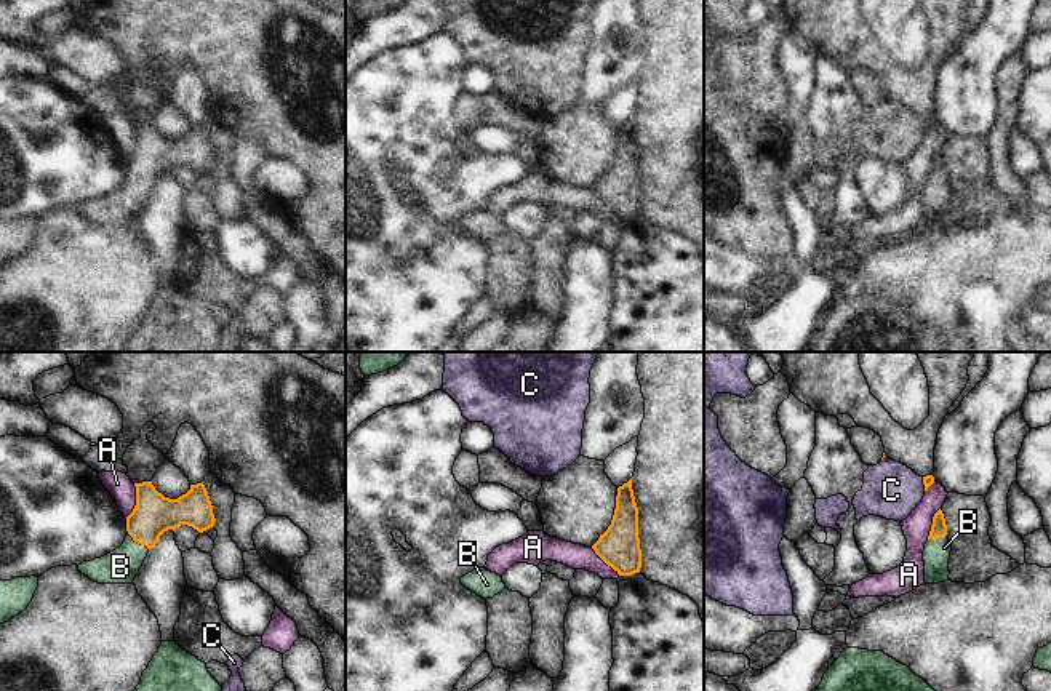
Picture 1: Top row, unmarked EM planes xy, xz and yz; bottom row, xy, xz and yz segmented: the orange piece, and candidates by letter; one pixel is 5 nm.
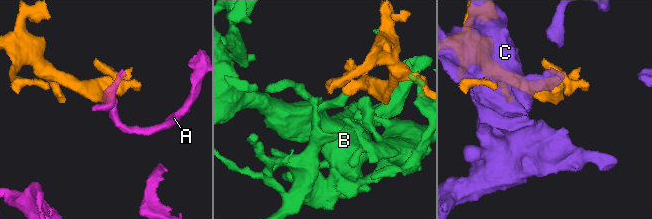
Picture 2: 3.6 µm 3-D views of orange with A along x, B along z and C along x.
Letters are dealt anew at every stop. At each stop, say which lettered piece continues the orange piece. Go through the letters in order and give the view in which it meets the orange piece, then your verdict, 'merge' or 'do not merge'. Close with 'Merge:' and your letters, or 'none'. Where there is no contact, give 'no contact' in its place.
A: contact in xy; do not merge
B: contact in xy; merge
C: contact in yz; do not merge
Merge: B

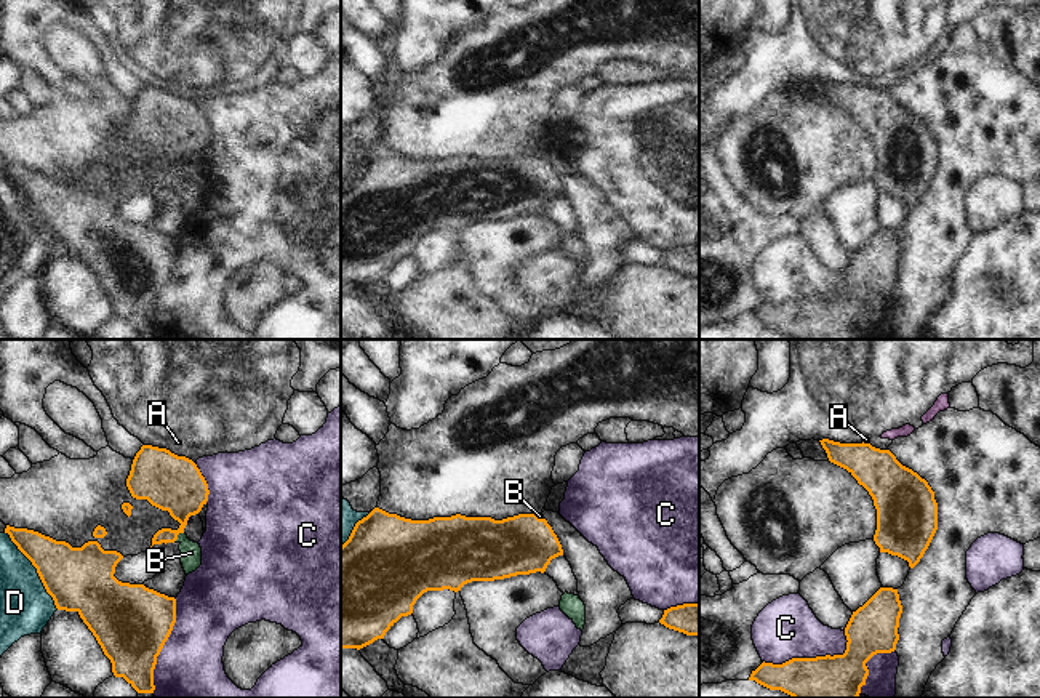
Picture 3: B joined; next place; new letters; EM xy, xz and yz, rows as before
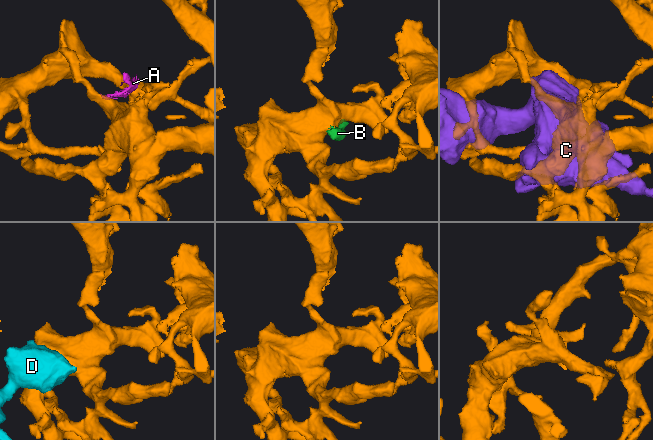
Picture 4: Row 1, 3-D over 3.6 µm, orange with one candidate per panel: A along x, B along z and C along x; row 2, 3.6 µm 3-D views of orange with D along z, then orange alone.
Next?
A: contact in yz; do not merge
B: contact in xy; merge
C: contact in yz; do not merge
D: contact in xy; do not merge
Merge: B

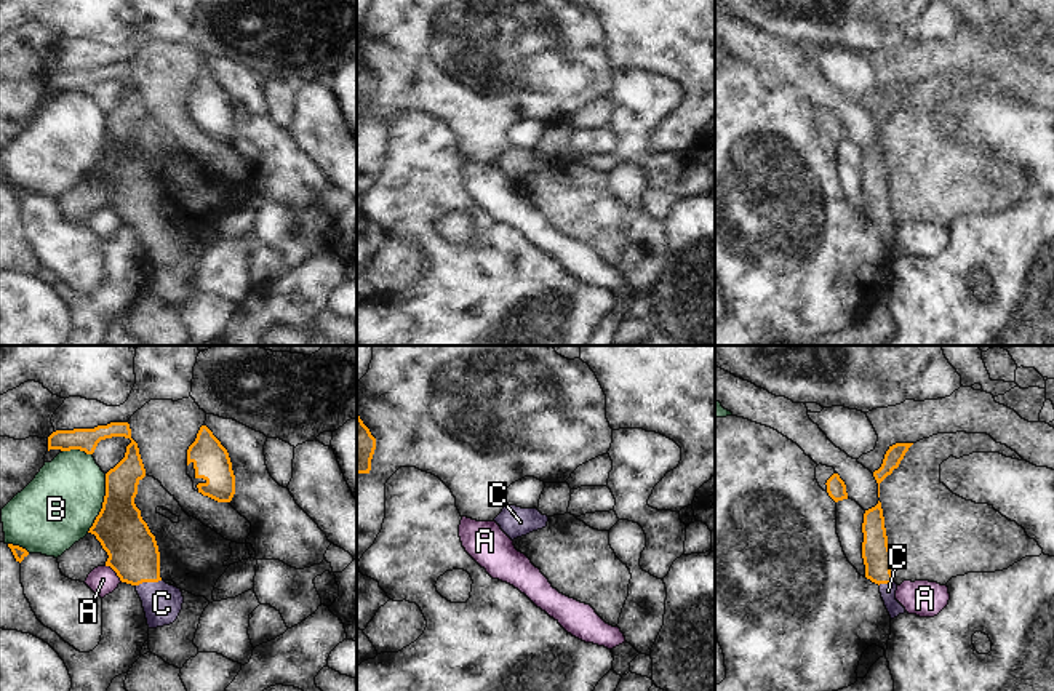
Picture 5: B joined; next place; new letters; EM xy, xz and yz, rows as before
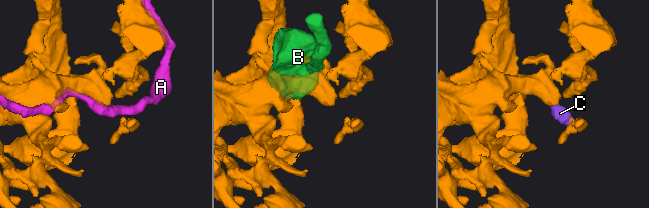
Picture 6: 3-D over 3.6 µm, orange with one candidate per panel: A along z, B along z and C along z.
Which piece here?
A: contact in xy; do not merge
B: contact in xy; do not merge
C: contact in xy; merge
Merge: C

